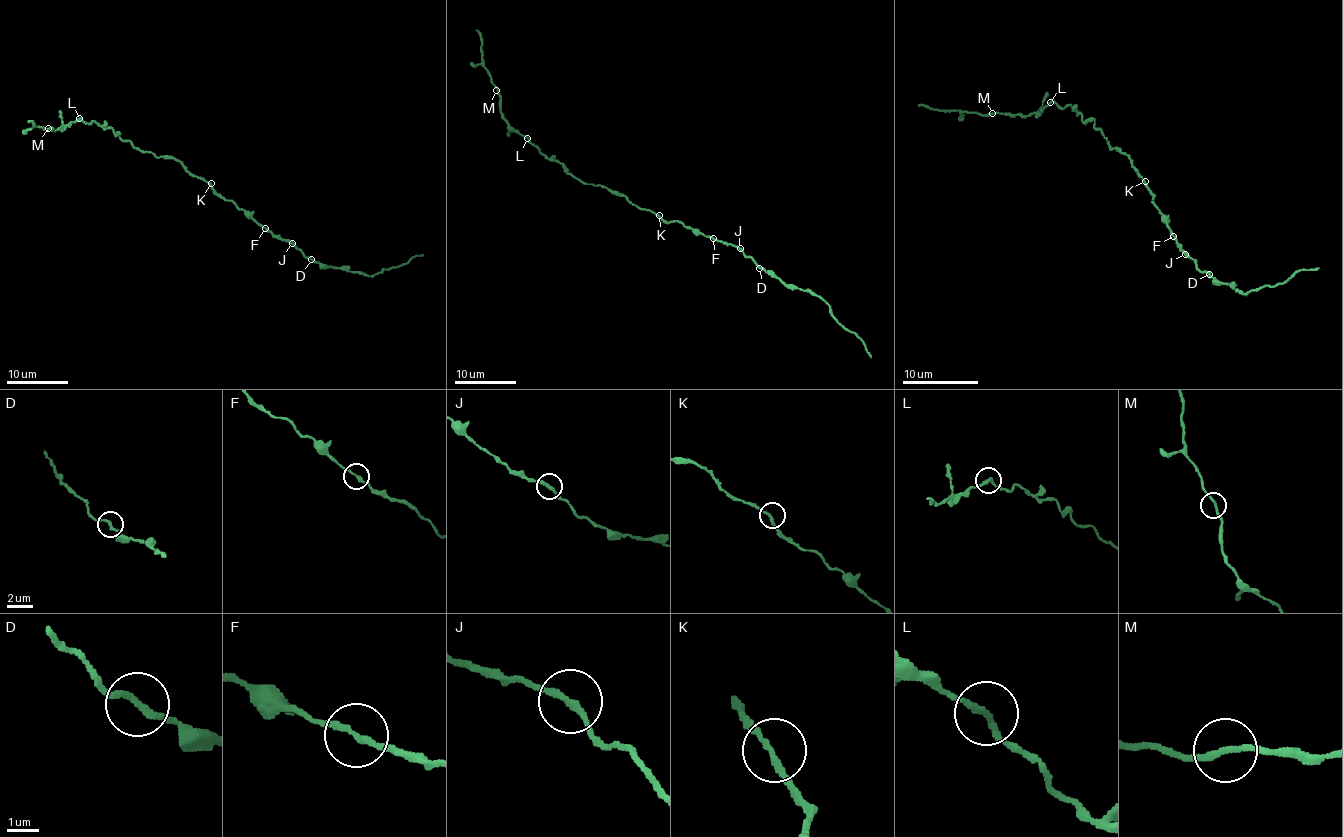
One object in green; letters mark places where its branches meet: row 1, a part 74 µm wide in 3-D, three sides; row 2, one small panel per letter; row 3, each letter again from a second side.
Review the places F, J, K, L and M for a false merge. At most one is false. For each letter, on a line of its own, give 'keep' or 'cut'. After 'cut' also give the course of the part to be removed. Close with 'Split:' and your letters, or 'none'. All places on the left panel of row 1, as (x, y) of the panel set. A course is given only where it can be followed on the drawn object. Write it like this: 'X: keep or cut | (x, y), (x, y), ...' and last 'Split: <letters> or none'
F: keep
J: keep
K: keep
L: keep
M: keep
Split: none

